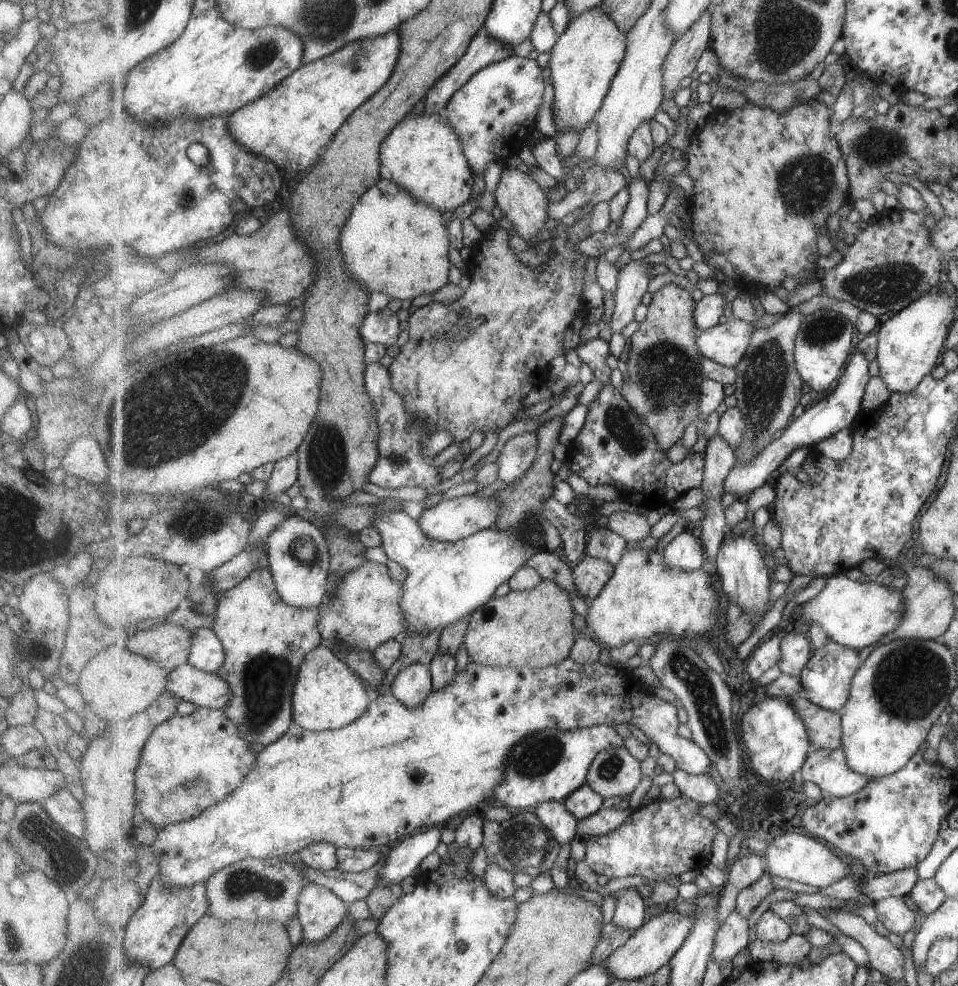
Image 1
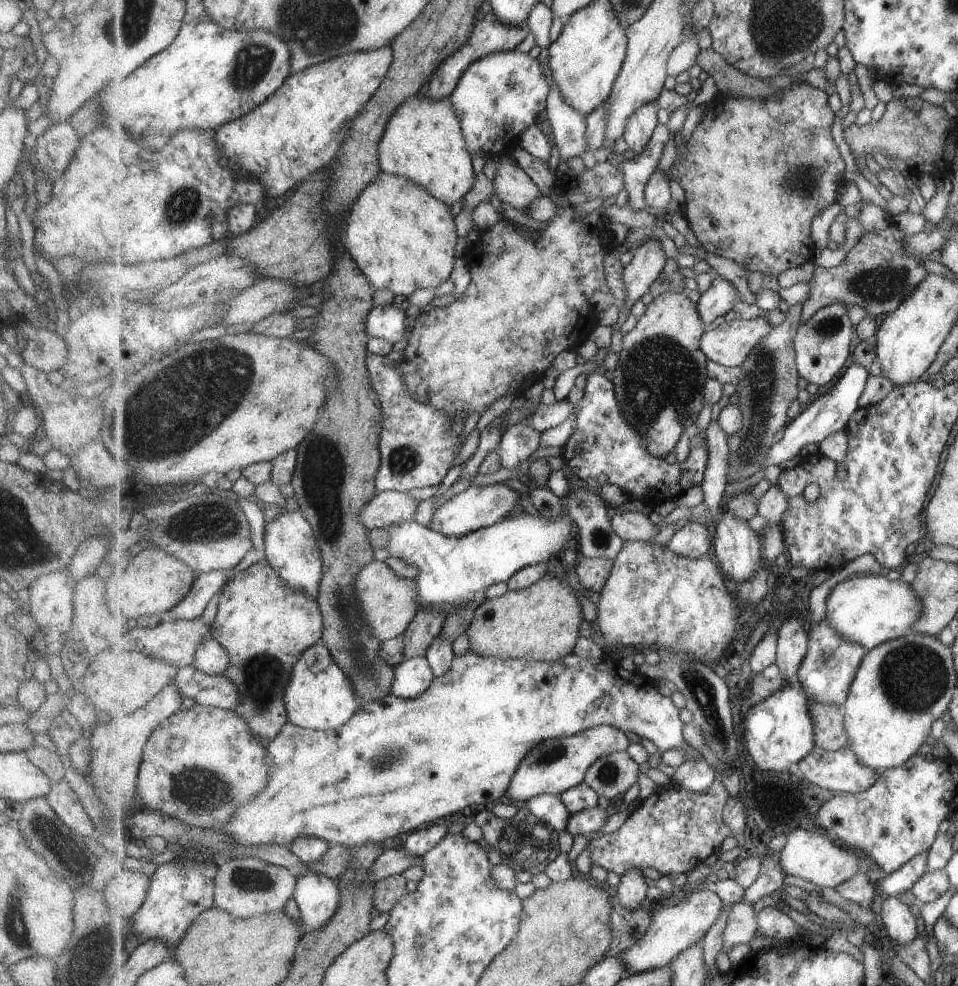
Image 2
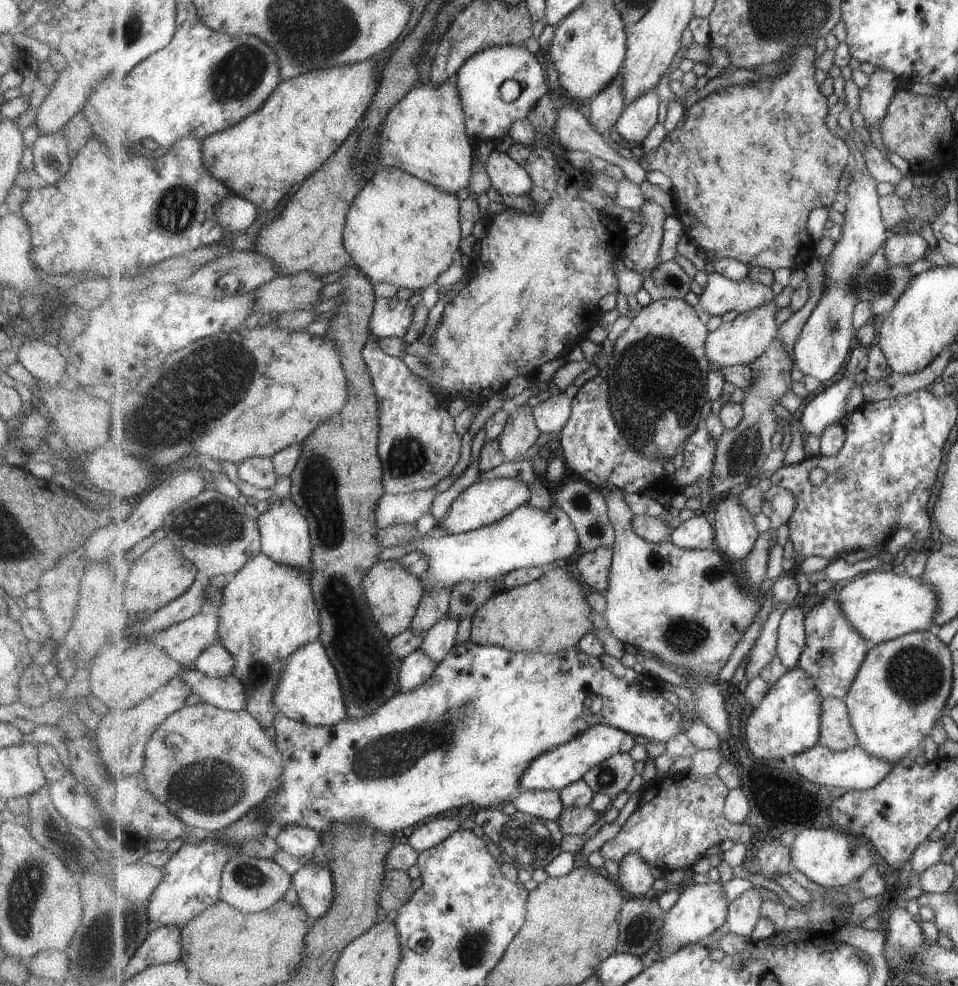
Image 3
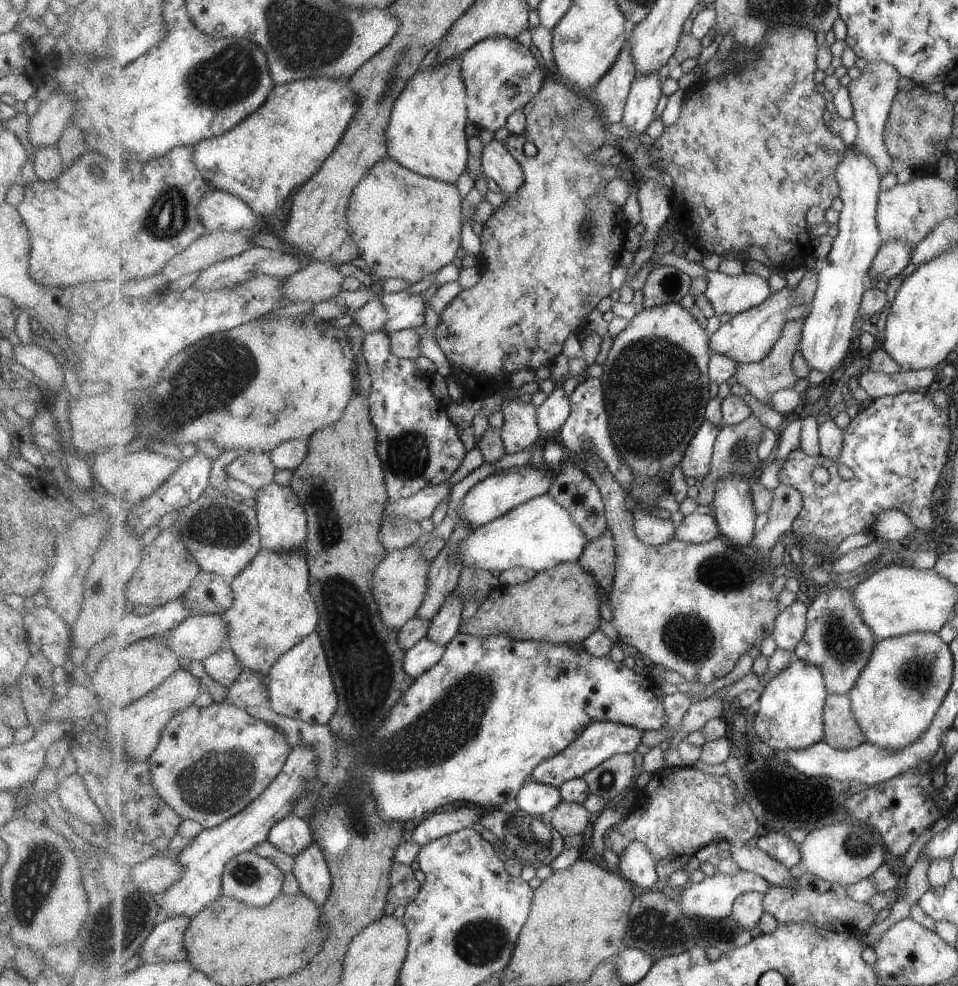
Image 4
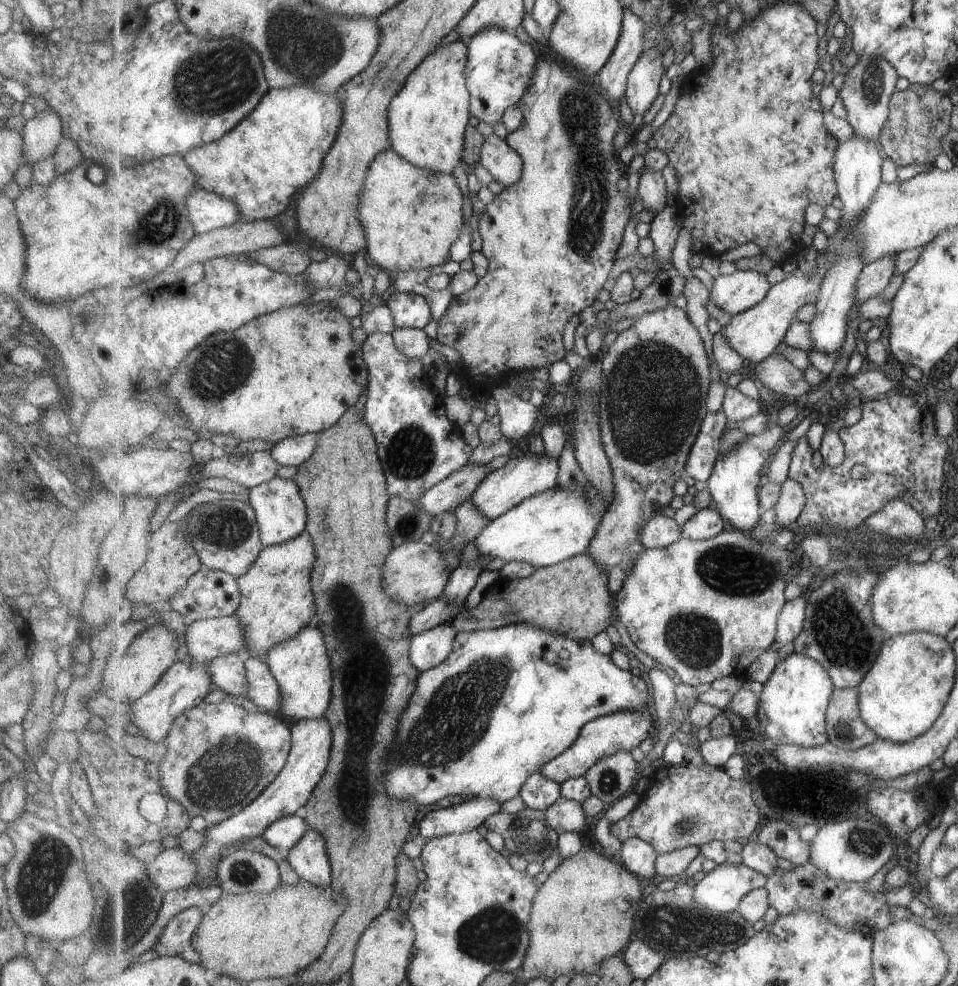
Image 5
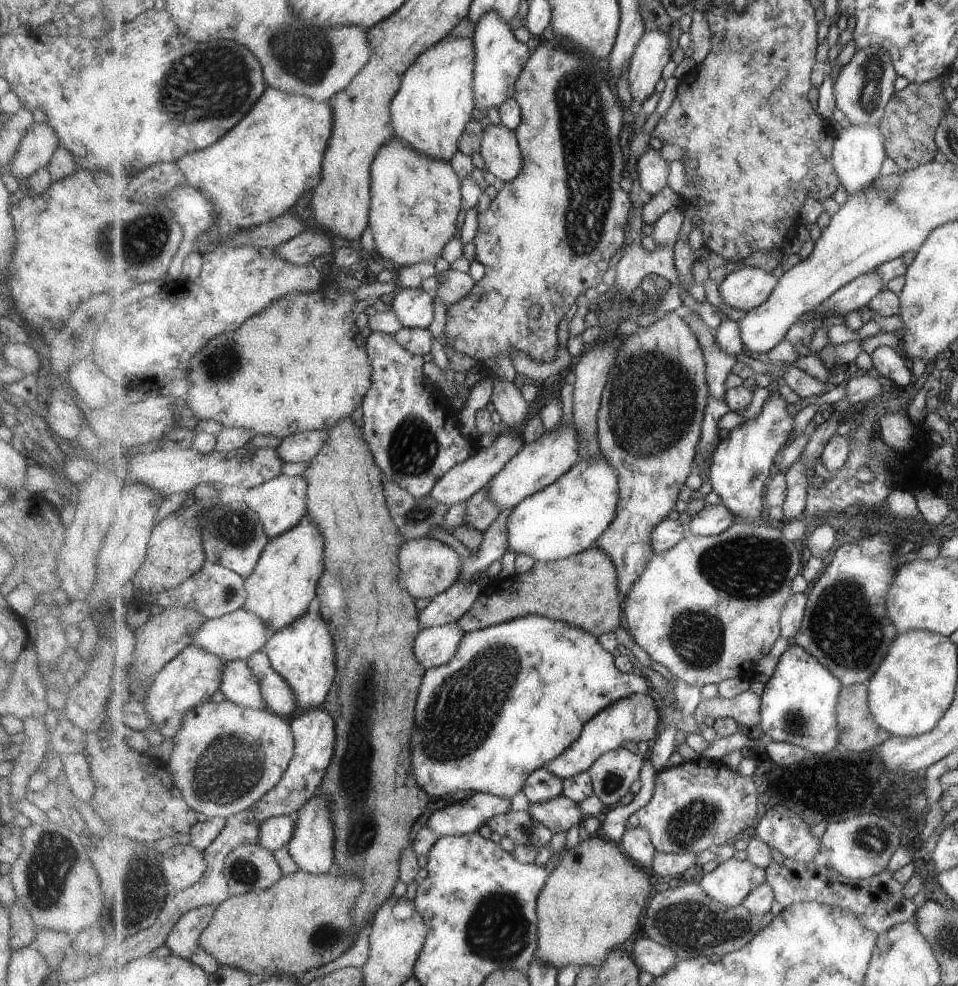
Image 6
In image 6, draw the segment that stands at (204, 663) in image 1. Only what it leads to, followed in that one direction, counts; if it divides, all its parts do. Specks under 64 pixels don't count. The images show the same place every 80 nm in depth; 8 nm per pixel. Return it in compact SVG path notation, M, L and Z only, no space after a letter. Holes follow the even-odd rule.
M225 661L220 691L226 699L238 703L240 706L258 710L267 709L261 698L259 680L247 661Z

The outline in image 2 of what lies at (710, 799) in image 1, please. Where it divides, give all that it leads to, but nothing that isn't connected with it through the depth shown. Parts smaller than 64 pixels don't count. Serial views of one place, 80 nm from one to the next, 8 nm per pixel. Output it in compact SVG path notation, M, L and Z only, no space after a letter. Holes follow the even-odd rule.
M699 757L687 759L679 765L671 777L671 784L688 791L706 793L716 778L715 768L705 760L705 757Z

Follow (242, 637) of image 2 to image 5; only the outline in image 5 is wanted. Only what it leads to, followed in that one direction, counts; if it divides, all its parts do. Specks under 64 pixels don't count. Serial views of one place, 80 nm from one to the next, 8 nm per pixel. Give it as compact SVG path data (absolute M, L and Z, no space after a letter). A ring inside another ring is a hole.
M305 529L295 538L265 546L251 570L238 577L242 603L235 615L247 625L248 656L265 658L272 646L286 641L317 621L318 608L312 585L317 562L314 540Z

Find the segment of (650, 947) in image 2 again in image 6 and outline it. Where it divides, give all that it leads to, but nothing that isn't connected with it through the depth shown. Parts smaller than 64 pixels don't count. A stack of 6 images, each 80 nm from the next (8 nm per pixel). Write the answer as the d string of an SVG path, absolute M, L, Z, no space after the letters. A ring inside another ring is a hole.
M731 857L713 872L703 875L701 887L716 901L725 906L744 902L753 890L766 882L766 870L755 866L749 859Z

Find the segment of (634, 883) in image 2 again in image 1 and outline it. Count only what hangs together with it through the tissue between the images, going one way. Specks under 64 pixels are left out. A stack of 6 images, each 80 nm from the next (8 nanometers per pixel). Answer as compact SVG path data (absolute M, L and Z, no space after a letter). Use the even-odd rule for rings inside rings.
M628 887L619 891L613 920L622 927L637 930L649 919L648 906L637 887Z

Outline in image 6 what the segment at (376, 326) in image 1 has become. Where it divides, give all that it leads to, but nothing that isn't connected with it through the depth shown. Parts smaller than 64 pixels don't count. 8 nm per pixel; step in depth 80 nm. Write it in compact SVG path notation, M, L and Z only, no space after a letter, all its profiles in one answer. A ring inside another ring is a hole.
M420 287L402 289L393 298L391 310L404 327L427 329L435 320L435 298Z

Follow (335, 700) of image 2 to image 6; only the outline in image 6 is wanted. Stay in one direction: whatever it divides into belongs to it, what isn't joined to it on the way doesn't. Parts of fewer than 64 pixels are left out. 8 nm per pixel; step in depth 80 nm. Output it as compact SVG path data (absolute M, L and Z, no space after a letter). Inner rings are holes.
M318 605L307 612L305 618L293 622L293 626L275 632L265 651L275 670L285 678L287 686L291 686L291 690L295 692L301 712L323 710L325 698L330 694L338 677L338 663L330 627L327 626L327 620L323 618Z

